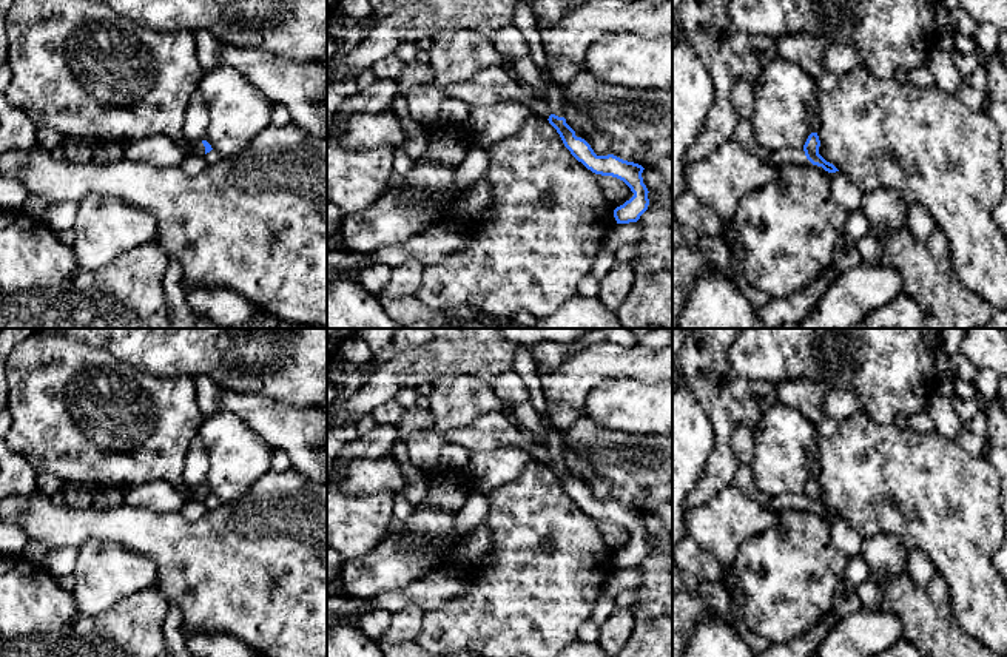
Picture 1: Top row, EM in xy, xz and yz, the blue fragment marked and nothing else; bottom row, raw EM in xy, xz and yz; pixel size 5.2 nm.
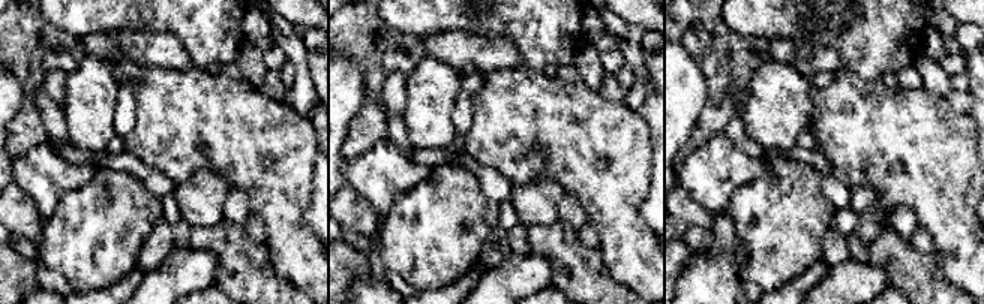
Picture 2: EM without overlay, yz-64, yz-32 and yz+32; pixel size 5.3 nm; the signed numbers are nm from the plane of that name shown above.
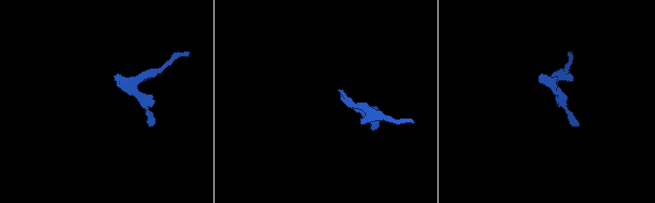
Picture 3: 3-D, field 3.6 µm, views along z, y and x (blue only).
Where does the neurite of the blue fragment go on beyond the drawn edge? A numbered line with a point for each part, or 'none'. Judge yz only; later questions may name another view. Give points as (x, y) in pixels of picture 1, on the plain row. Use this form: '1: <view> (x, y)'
1: yz (776, 505)

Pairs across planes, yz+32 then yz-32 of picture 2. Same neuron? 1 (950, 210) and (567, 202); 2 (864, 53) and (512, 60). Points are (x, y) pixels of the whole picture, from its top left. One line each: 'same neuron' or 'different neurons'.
1: different neurons
2: different neurons

